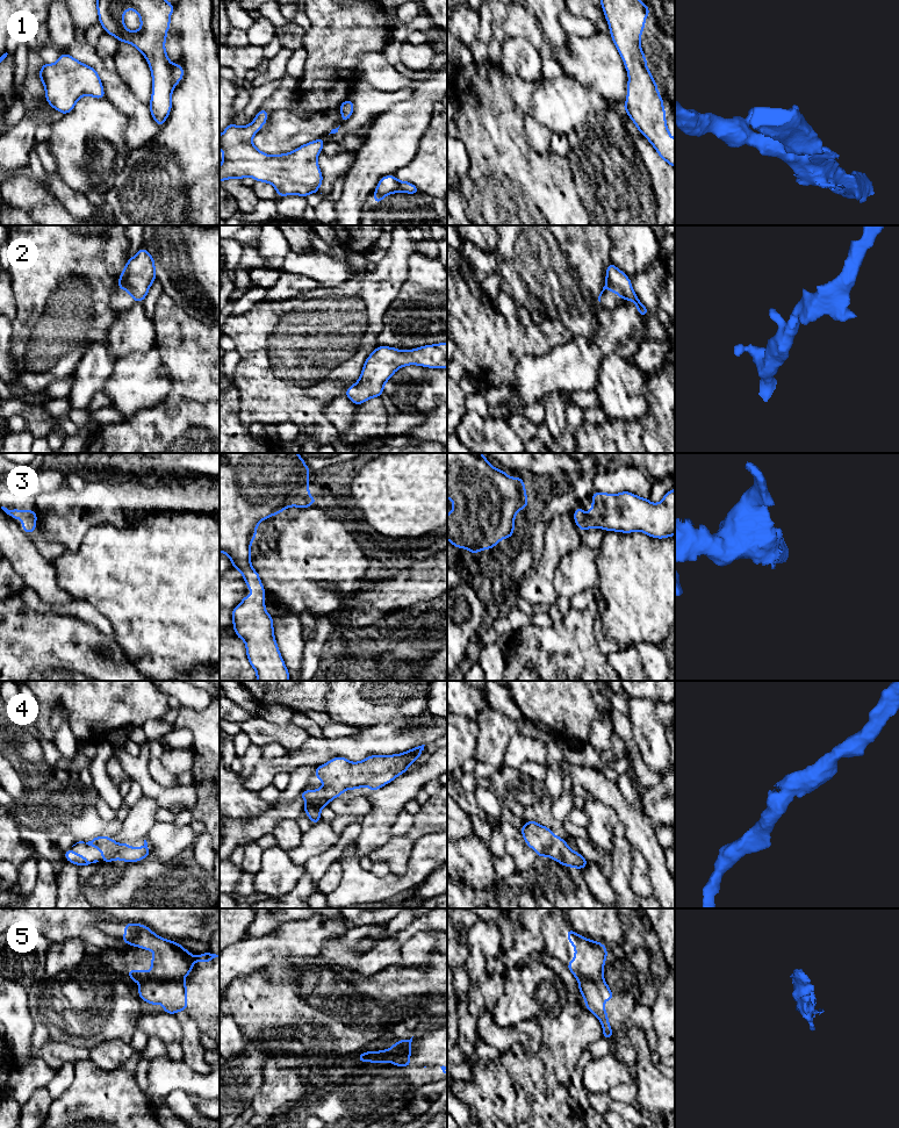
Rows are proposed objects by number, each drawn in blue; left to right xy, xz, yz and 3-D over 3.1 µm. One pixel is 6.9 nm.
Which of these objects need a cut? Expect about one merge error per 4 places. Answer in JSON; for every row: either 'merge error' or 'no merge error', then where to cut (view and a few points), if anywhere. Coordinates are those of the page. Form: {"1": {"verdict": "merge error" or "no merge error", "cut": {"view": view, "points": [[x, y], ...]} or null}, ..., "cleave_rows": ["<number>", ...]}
{"1": {"verdict": "no merge error", "cut": null}, "2": {"verdict": "no merge error", "cut": null}, "3": {"verdict": "no merge error", "cut": null}, "4": {"verdict": "no merge error", "cut": null}, "5": {"verdict": "merge error", "cut": {"view": "xy", "points": [[181, 978], [143, 981], [141, 983]]}}, "cleave_rows": ["5"]}

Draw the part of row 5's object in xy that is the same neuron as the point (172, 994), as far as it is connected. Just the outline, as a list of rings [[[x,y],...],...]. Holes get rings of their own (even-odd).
[[[181,980],[142,982],[138,996],[150,1005],[160,1004],[164,1013],[187,1011],[187,984]]]

